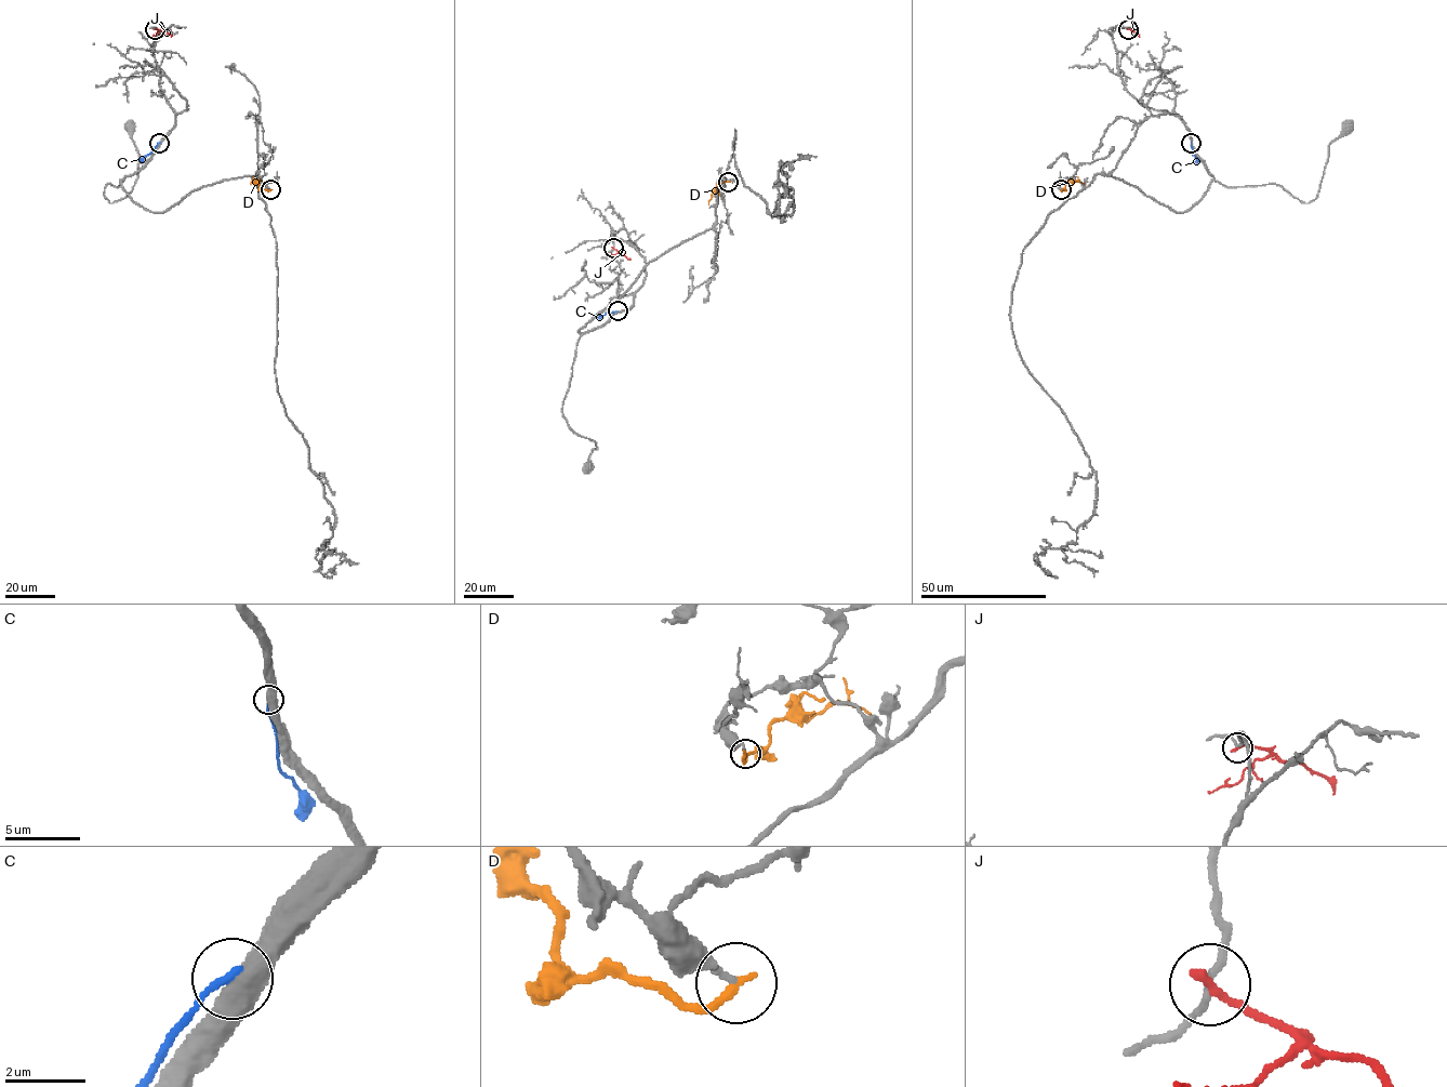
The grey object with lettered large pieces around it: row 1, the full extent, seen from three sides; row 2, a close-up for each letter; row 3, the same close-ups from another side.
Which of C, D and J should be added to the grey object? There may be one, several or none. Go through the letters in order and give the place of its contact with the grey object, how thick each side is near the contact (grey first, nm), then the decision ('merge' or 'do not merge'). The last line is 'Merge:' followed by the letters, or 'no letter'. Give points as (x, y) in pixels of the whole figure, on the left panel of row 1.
C: meets grey at (159, 143); 500 nm thick on the grey side, 190 nm on the other; do not merge
D: meets grey at (270, 189); 150 nm thick on the grey side, 220 nm on the other; do not merge
J: meets grey at (155, 29); 170 nm thick on the grey side, 240 nm on the other; do not merge
Merge: no letter

